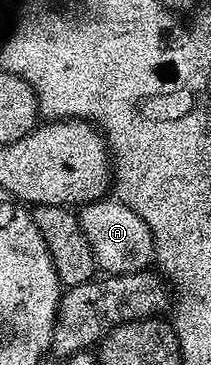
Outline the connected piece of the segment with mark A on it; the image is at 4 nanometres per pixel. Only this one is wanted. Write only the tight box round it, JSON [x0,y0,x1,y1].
[77,198,155,276]

